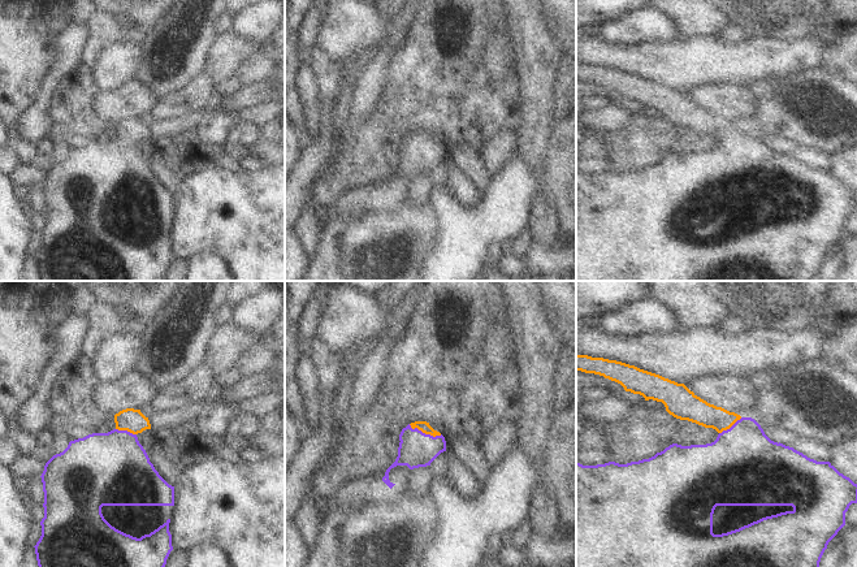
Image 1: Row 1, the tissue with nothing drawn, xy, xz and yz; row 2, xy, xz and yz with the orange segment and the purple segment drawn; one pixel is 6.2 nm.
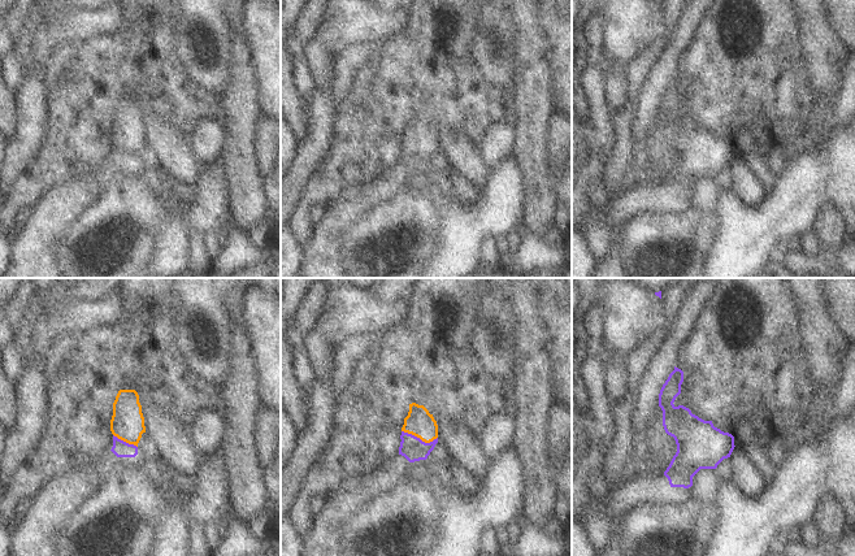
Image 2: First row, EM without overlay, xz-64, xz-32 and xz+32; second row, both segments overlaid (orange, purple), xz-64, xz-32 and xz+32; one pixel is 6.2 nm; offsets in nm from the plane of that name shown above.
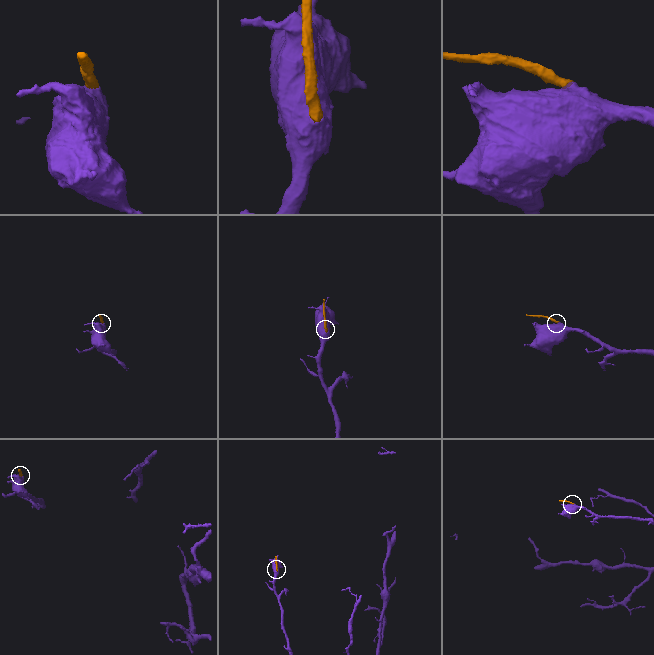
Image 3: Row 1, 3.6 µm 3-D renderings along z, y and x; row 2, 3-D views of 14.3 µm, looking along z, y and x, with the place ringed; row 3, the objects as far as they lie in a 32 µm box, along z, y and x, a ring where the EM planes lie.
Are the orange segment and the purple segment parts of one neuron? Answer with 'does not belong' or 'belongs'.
belongs

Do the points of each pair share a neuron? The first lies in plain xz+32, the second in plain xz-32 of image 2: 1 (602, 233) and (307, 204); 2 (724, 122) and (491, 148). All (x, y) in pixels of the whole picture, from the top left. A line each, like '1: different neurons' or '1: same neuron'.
1: same neuron
2: different neurons

